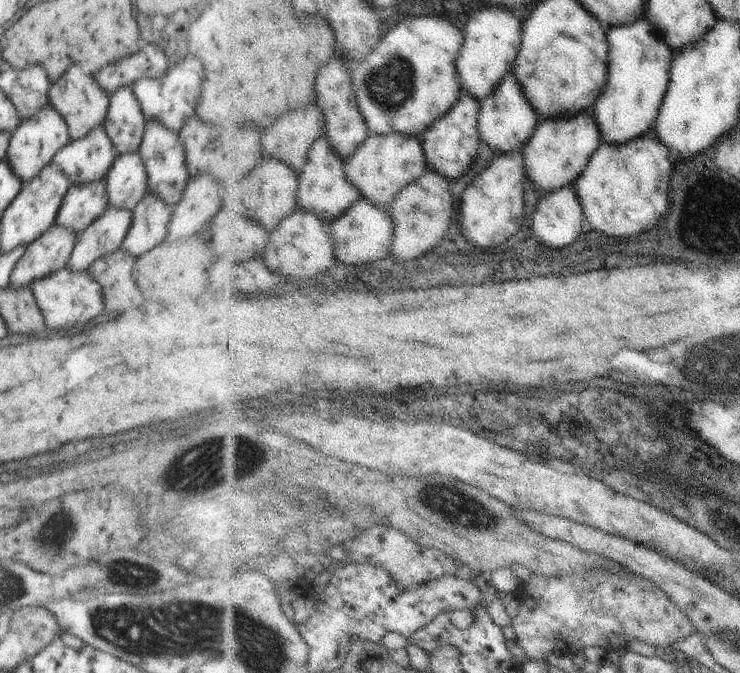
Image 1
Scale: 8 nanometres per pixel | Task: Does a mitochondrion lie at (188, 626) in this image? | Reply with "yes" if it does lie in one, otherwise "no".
yes

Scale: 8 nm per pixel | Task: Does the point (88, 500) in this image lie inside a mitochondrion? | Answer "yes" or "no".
no

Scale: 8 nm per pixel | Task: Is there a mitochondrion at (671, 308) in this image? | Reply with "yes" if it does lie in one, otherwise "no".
no

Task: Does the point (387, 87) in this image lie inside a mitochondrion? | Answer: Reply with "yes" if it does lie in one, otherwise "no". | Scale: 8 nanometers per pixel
yes

